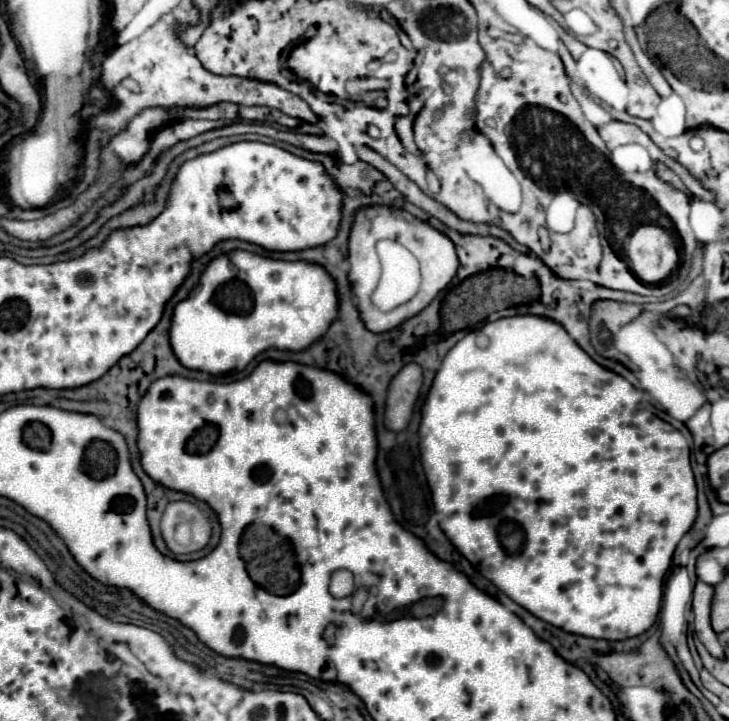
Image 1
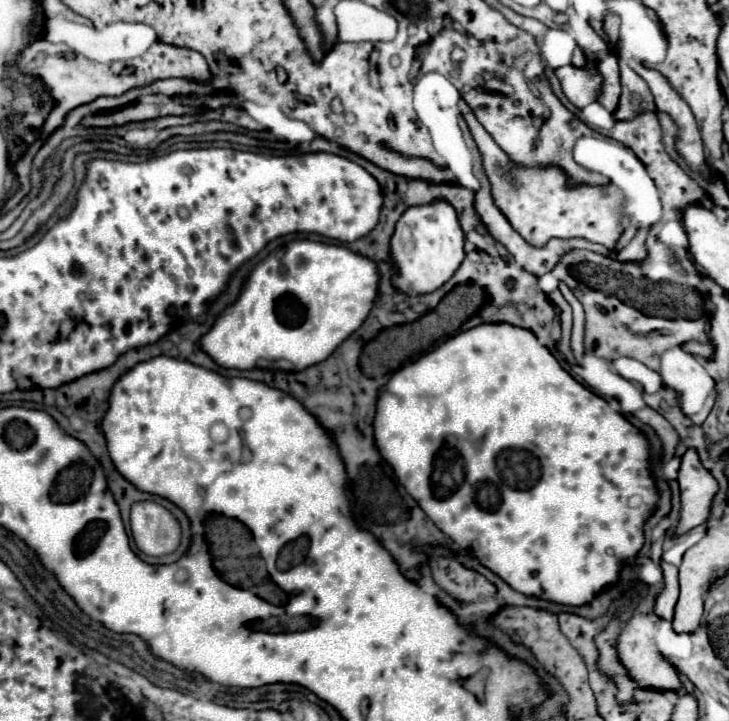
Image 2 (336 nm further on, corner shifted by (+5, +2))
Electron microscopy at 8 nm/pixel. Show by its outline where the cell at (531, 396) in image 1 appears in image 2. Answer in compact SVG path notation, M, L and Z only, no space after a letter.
M483 323L469 331L463 331L447 341L443 341L435 351L419 357L417 361L405 365L383 387L377 413L375 413L375 441L381 455L391 463L395 475L409 491L409 495L419 503L427 517L465 553L477 557L479 563L499 575L511 589L561 605L589 605L605 587L619 581L623 567L635 557L643 543L643 525L655 513L659 505L659 491L651 473L651 445L647 437L631 425L613 403L595 395L579 381L575 381L553 357L553 353L537 341L529 329L521 329L509 323Z

